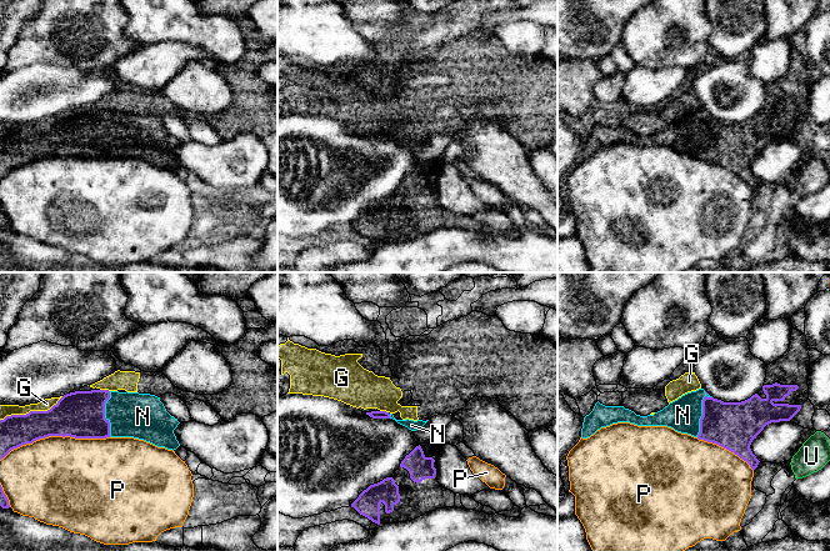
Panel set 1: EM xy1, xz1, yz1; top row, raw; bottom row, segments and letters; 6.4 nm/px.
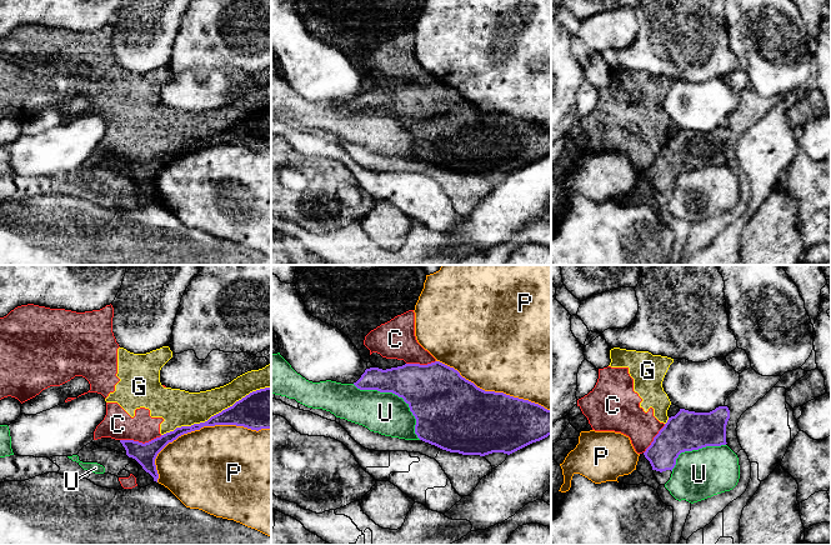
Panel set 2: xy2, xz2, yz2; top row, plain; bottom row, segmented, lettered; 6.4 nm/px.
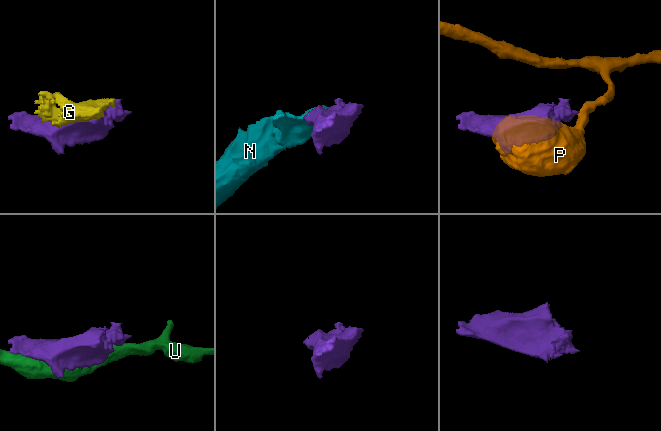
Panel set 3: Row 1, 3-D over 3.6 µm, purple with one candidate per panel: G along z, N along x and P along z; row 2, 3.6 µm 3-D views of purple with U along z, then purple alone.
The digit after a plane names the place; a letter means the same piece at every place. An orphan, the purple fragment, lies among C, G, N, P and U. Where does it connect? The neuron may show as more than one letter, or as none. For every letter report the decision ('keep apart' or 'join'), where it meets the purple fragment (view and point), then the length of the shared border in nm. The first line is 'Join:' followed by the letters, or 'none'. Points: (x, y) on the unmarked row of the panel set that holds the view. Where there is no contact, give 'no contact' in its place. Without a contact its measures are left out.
Join: N
C: keep apart; meets purple in xy2 at (140, 163); contact 280 nm long
G: keep apart; meets purple in xy2 at (216, 134); contact 750 nm long
N: join; meets purple in yz1 at (703, 134); contact 300 nm long
P: keep apart; meets purple in xy2 at (200, 148); contact 800 nm long
U: keep apart; meets purple in xz2 at (398, 115); contact 550 nm long

